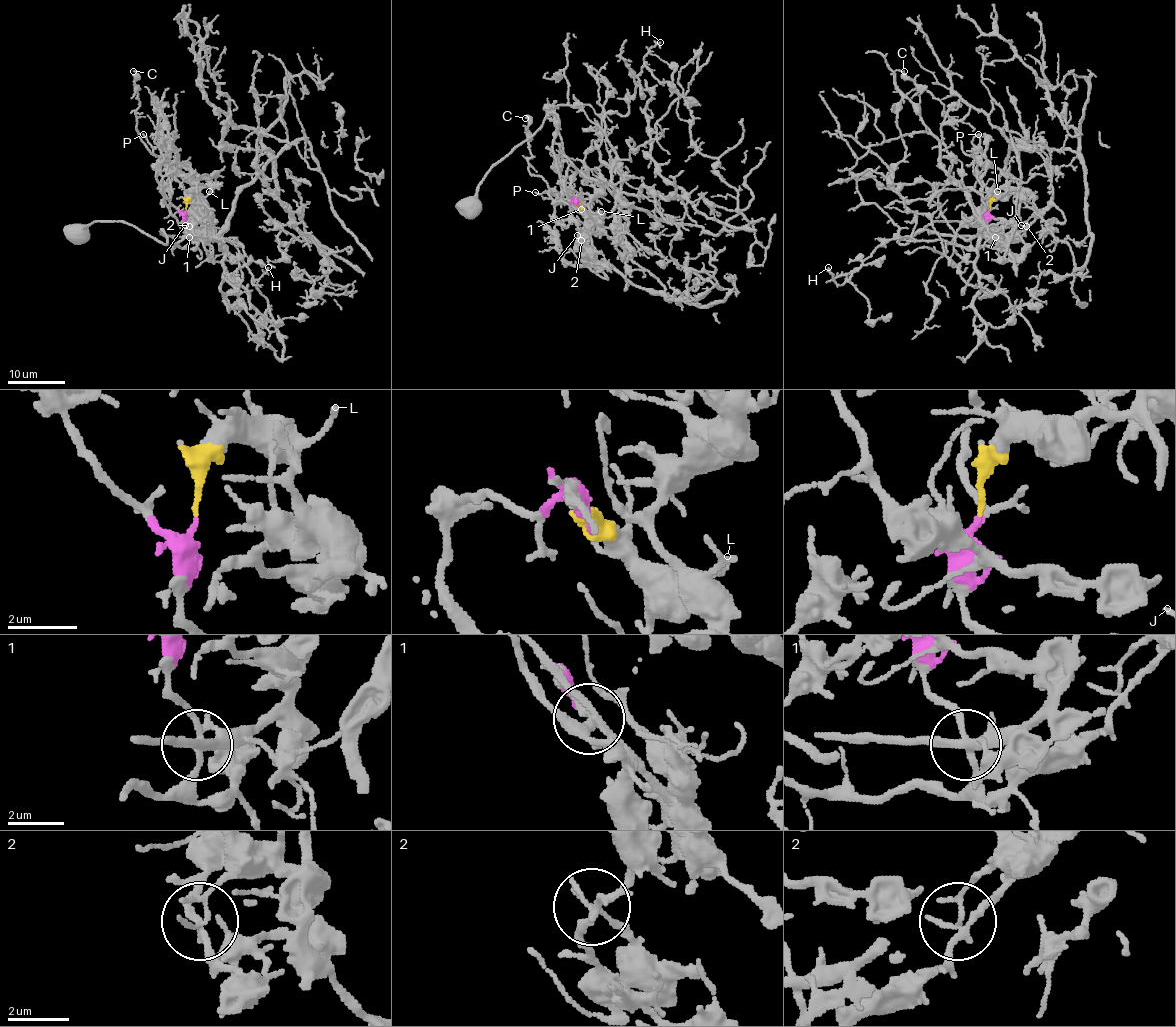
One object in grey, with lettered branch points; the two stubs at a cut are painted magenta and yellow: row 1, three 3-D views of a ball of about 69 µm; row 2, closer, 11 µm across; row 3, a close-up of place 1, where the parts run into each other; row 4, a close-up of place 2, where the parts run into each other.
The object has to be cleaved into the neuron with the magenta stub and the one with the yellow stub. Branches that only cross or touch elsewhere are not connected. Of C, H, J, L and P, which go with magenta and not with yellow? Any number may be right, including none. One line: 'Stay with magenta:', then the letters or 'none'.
Stay with magenta: C, H, P

